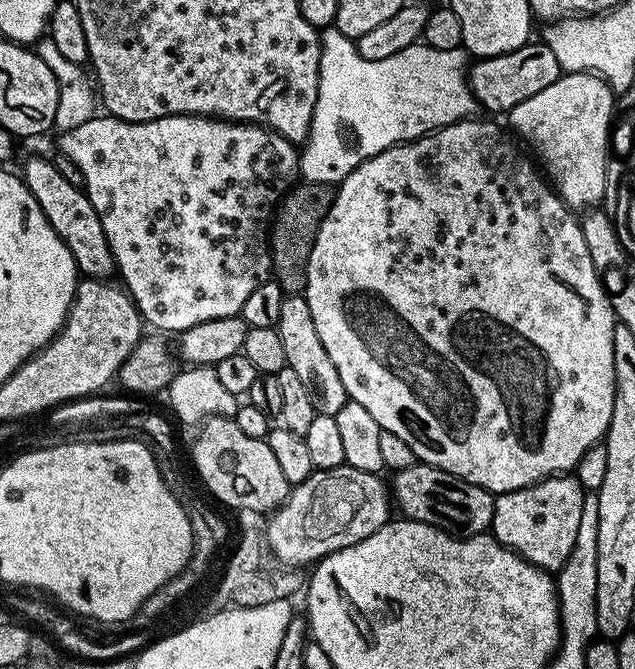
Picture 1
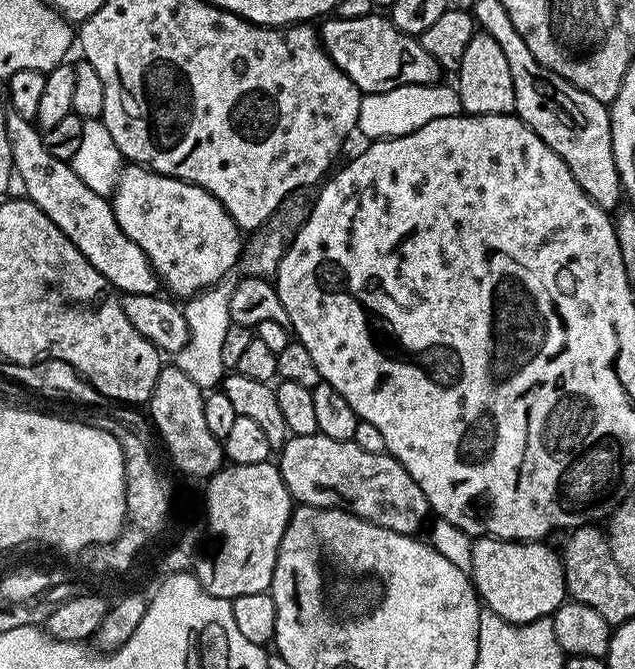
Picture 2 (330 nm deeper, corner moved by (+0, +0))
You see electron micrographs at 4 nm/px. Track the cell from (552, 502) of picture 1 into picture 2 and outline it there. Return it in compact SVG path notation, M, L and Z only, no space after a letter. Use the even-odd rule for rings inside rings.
M481 536L472 545L470 575L483 607L511 624L551 617L566 600L564 562L561 553L548 542Z

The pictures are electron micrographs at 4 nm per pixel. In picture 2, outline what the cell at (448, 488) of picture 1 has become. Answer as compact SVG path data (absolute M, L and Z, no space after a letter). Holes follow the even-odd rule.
M322 435L292 436L279 449L278 467L290 490L293 499L309 508L341 508L344 512L353 512L371 524L382 526L386 530L394 530L405 534L419 533L424 519L430 516L430 507L426 494L410 478L410 474L387 451L371 452L362 450L355 440L339 440Z

